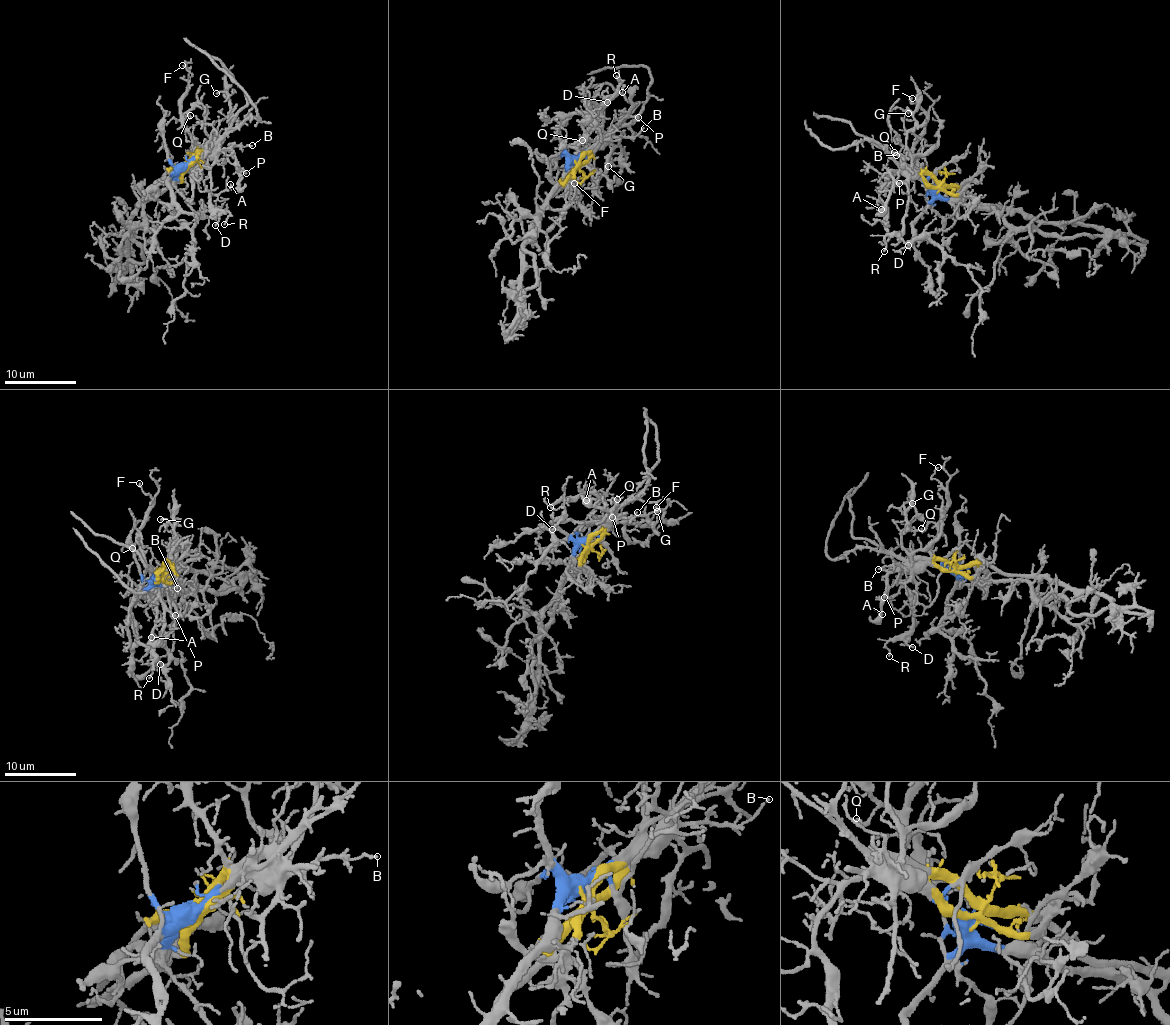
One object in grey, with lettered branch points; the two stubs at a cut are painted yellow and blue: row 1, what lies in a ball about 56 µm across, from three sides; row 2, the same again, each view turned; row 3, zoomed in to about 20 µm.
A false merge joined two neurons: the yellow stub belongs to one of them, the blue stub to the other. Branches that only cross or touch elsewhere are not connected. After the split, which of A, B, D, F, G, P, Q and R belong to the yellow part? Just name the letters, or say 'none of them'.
A, B, D, F, G, P, Q, R

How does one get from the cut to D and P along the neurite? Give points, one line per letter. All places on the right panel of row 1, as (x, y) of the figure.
D: (939, 183), (925, 171), (910, 179), (908, 209), (899, 238), (908, 245)
P: (939, 183), (925, 171), (907, 182), (894, 179), (899, 183)

